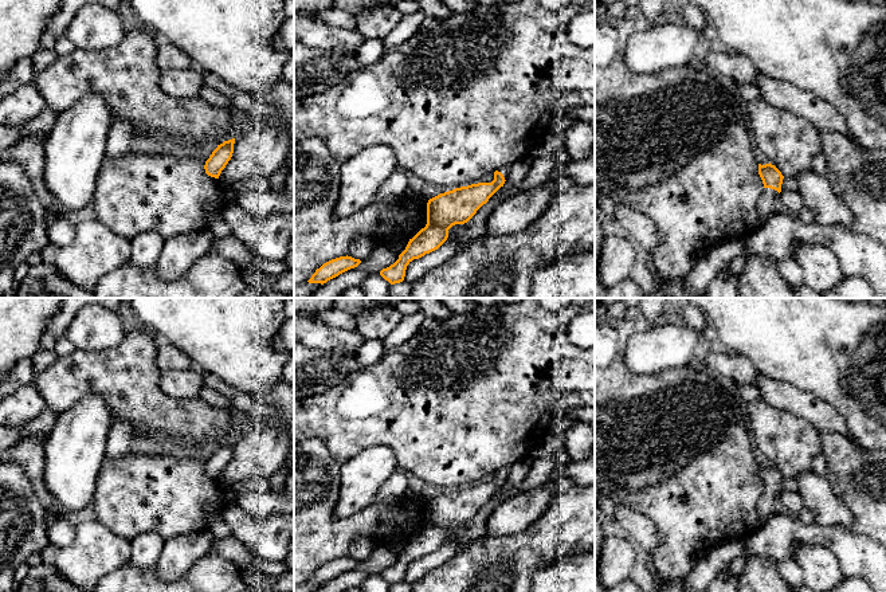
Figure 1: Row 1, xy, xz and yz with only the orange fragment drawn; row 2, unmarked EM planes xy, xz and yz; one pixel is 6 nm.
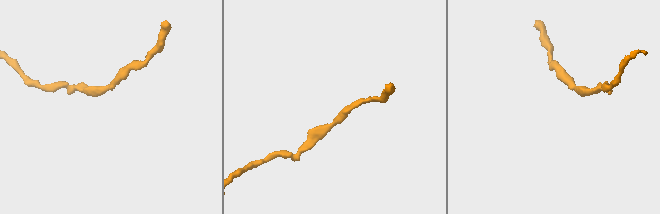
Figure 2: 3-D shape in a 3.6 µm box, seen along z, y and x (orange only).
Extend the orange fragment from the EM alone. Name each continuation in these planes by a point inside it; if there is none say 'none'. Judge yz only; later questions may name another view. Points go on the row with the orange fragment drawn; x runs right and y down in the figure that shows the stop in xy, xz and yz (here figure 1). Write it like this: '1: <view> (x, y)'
1: yz (765, 203)

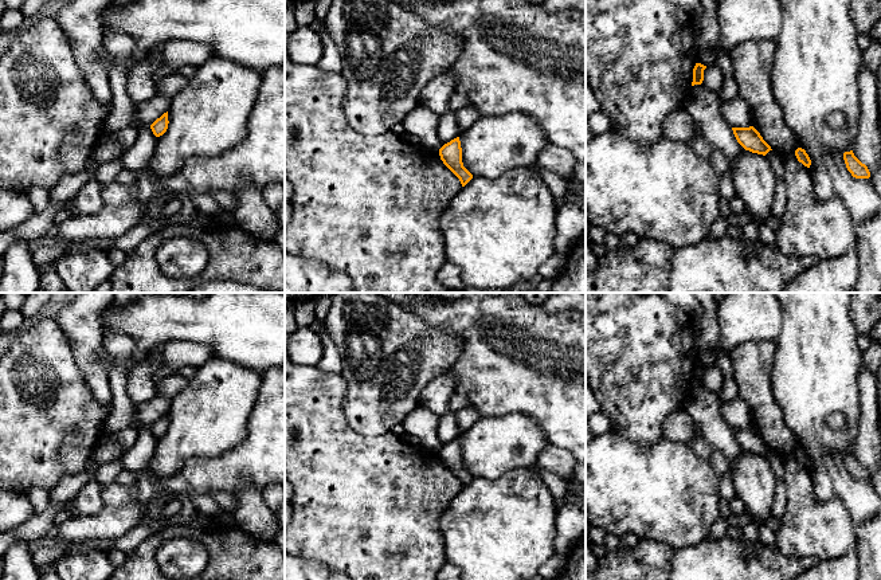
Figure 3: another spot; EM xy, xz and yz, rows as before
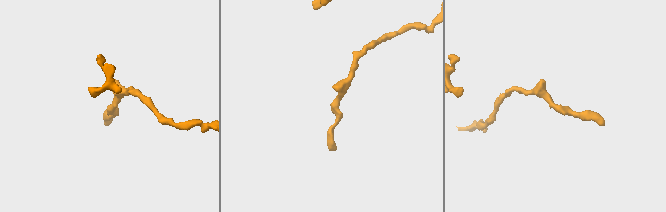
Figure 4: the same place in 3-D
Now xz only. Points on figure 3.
none

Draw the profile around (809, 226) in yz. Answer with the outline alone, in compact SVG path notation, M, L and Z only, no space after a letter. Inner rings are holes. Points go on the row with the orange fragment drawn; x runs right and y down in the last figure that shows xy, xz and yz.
M748 40L731 47L729 55L739 97L748 105L752 126L763 140L778 152L784 162L783 184L787 203L775 232L775 246L787 256L814 255L818 259L833 259L843 255L854 243L854 223L846 204L839 197L819 200L815 196L811 172L798 161L796 136L788 129L783 111L771 89L771 68L776 52L776 40Z

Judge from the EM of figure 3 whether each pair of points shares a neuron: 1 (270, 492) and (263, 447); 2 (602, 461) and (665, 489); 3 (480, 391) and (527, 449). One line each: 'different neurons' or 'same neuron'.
1: different neurons
2: same neuron
3: different neurons

